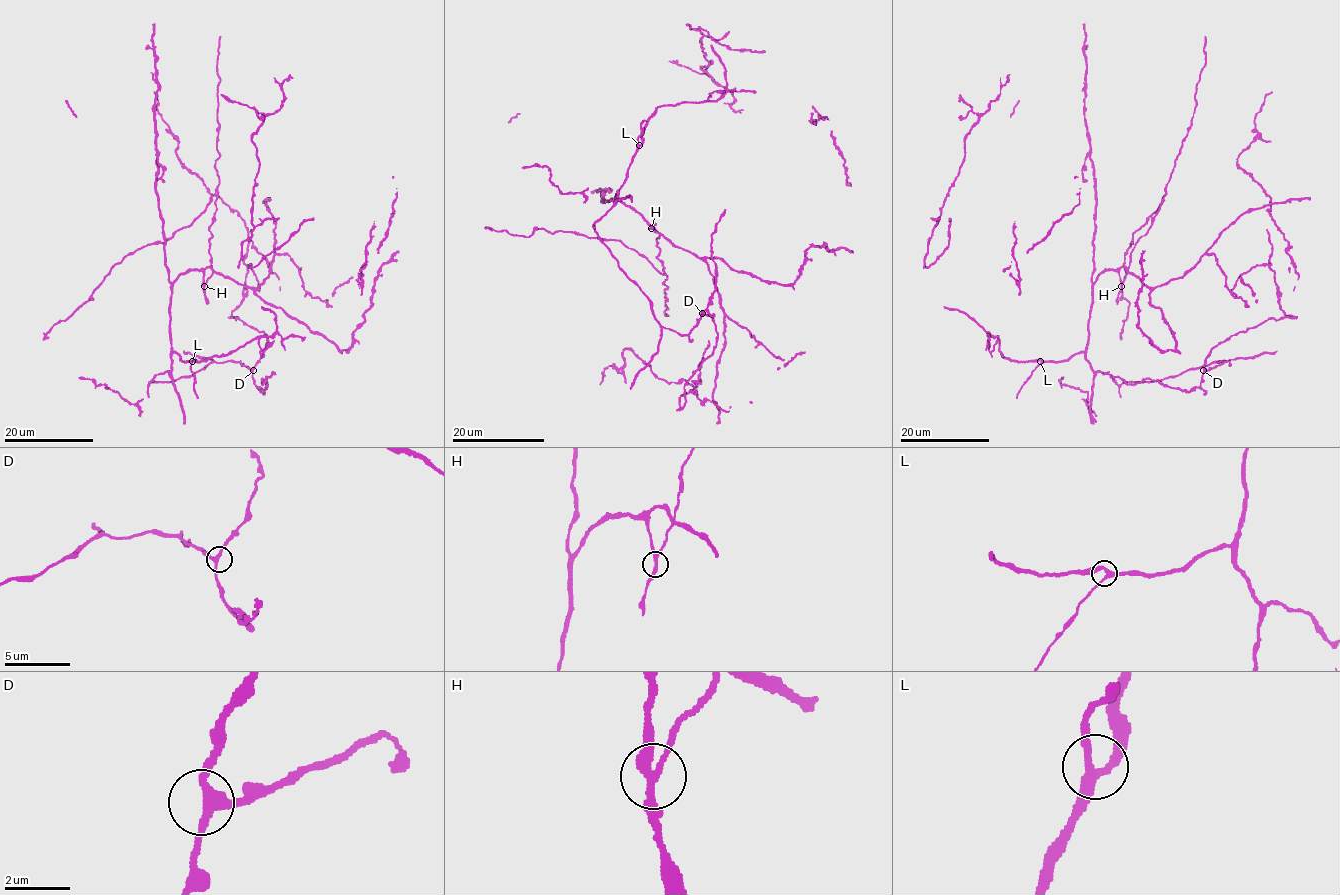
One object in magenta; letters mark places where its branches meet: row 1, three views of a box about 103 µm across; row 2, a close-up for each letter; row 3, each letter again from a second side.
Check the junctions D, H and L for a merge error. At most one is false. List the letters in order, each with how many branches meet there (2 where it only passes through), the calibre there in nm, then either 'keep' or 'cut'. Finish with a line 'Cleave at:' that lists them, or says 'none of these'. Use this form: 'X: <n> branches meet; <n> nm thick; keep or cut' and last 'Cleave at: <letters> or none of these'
D: 3 branches meet; 280 nm thick; keep
H: 3 branches meet; 260 nm thick; cut
L: 3 branches meet; 260 nm thick; keep
Cleave at: H

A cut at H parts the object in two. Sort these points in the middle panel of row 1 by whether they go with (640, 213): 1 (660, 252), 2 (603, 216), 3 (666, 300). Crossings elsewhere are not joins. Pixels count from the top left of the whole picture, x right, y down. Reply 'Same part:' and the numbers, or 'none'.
Same part: 2

